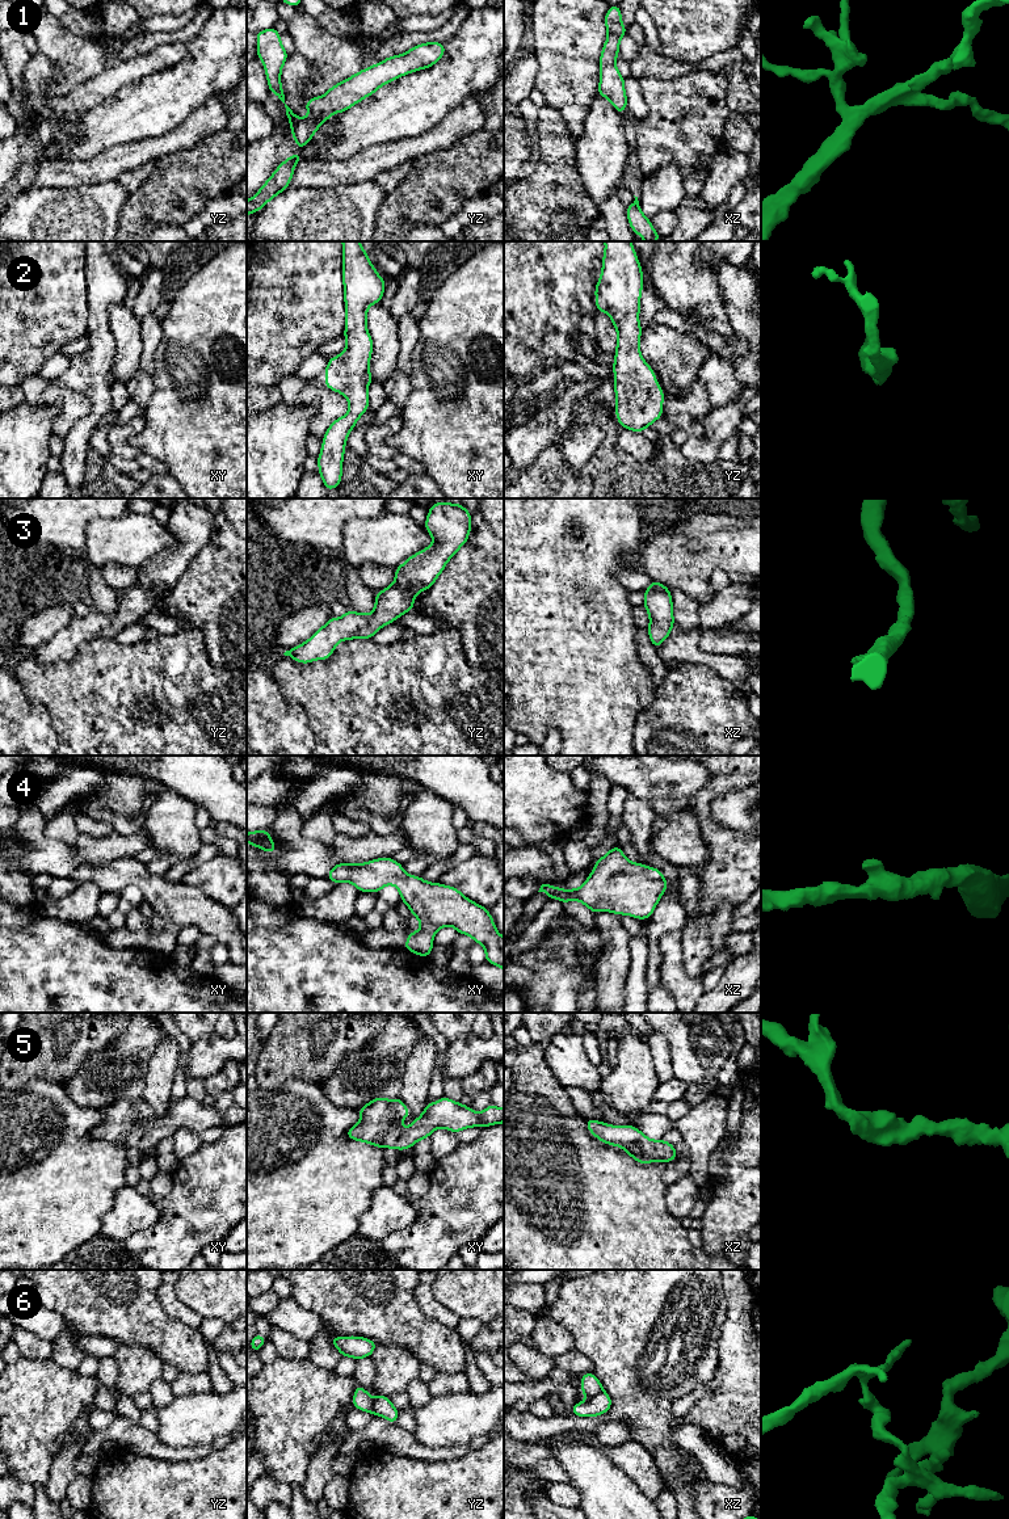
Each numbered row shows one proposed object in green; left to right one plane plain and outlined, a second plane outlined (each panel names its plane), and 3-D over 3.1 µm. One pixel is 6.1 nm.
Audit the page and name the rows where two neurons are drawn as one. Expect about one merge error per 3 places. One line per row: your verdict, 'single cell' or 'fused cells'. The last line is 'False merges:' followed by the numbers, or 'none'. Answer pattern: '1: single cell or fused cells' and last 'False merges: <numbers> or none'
1: single cell
2: single cell
3: single cell
4: single cell
5: single cell
6: fused cells
False merges: 6

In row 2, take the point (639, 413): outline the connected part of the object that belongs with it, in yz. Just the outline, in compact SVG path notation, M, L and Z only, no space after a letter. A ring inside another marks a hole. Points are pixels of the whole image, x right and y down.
M604 241L596 307L606 312L618 333L614 350L615 416L621 428L643 433L663 417L664 392L639 349L643 272L631 241Z

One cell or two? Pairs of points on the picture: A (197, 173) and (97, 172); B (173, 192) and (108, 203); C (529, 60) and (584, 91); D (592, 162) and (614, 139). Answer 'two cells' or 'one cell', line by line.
A: two cells
B: two cells
C: two cells
D: one cell

